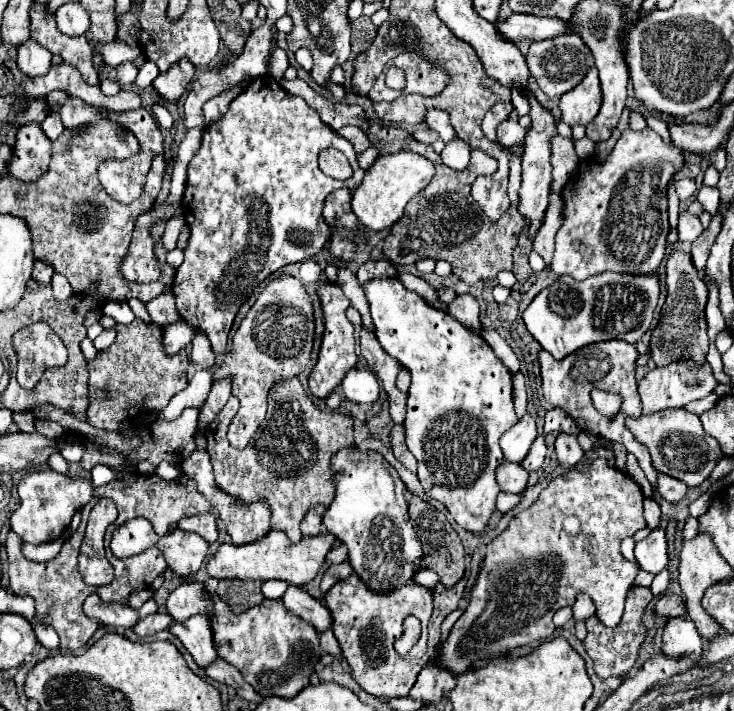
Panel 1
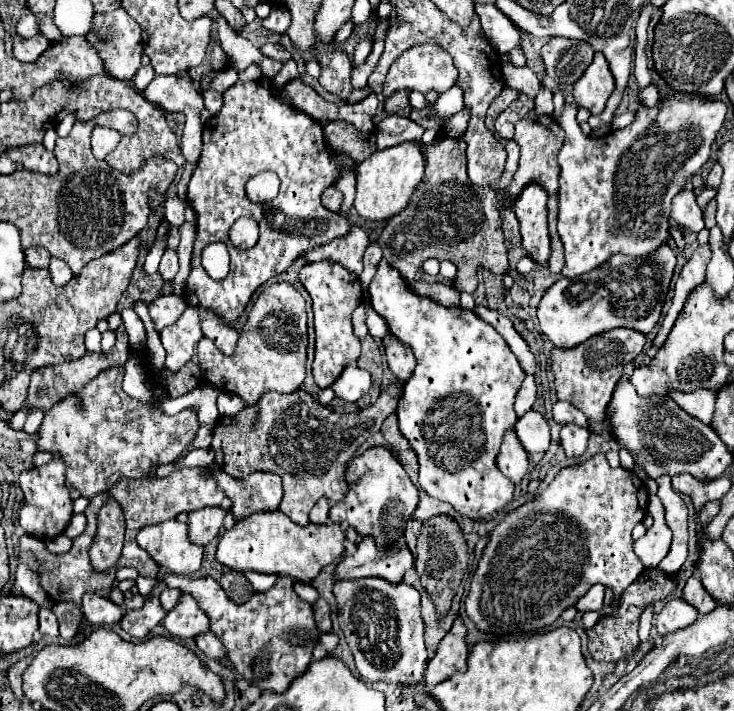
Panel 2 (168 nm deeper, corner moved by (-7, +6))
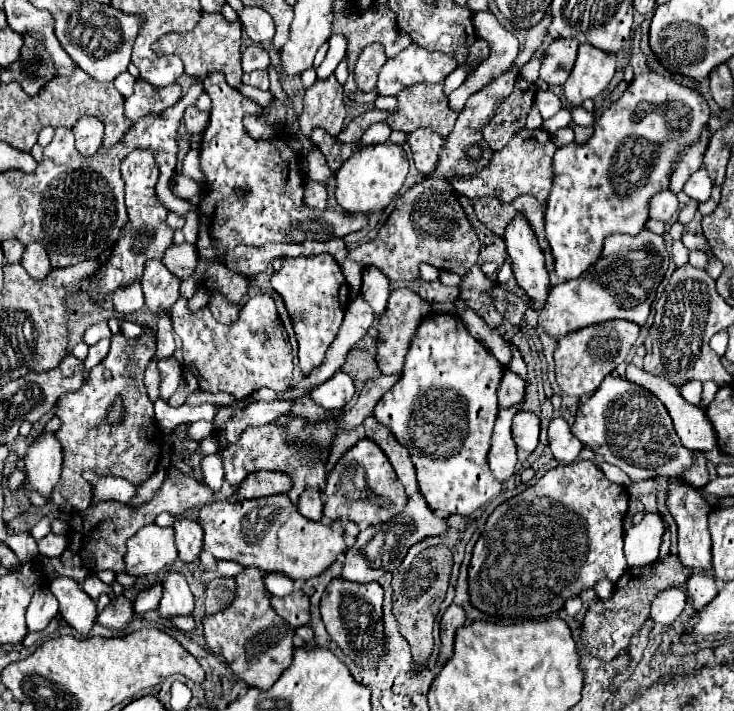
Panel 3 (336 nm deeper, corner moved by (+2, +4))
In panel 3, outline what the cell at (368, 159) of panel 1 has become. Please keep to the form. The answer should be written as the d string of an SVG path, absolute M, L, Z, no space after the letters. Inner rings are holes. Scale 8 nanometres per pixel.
M378 122L378 124L372 124L360 138L360 144L368 146L368 144L380 144L380 142L386 142L388 136L390 136L390 126L384 124L384 122Z

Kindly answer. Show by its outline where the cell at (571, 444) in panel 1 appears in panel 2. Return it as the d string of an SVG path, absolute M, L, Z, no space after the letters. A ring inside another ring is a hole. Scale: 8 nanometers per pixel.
M565 424L561 428L561 446L567 456L581 456L587 450L587 438L589 430L579 428L575 424Z

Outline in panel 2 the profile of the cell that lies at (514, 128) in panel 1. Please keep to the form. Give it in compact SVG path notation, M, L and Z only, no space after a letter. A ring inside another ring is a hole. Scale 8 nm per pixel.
M535 112L525 114L517 124L515 124L515 142L521 146L521 158L519 158L519 168L515 172L513 184L507 190L511 194L511 198L517 198L519 192L529 184L529 182L537 182L543 188L547 188L547 192L551 196L557 194L559 190L559 162L557 162L557 154L563 148L563 128L549 118L539 118Z

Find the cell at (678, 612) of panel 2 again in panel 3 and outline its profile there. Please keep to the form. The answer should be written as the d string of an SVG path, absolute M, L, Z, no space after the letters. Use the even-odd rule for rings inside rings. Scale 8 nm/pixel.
M682 588L662 590L662 594L658 594L658 596L652 600L650 618L652 618L656 624L668 626L668 624L672 624L672 622L680 616L680 612L684 610L684 604L686 604L686 594L684 594Z

